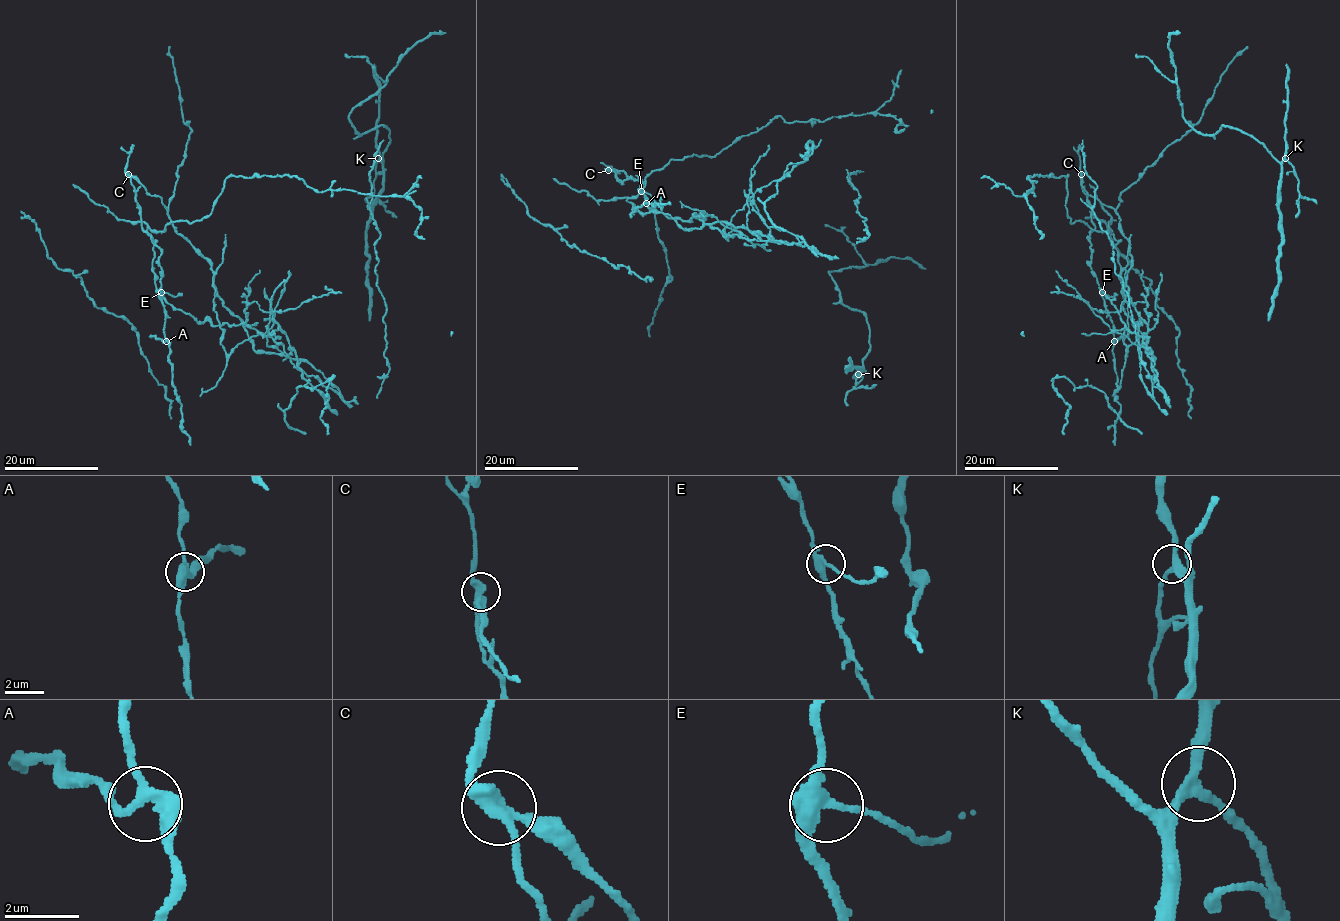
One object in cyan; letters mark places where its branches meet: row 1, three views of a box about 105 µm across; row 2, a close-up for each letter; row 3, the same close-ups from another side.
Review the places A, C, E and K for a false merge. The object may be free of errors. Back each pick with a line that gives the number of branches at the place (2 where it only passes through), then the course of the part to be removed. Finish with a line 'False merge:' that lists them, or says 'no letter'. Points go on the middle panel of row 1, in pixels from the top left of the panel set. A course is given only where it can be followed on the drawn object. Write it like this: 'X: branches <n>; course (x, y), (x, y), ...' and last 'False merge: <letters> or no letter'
C: branches 3
False merge: C

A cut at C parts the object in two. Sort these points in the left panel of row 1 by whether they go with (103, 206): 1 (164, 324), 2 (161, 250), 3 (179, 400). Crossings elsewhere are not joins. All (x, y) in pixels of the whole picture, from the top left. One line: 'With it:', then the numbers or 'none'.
With it: none

